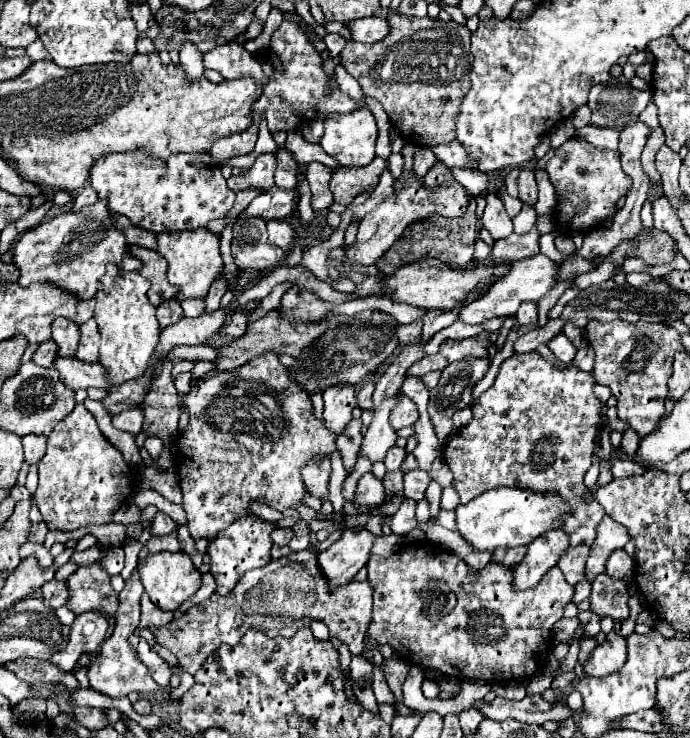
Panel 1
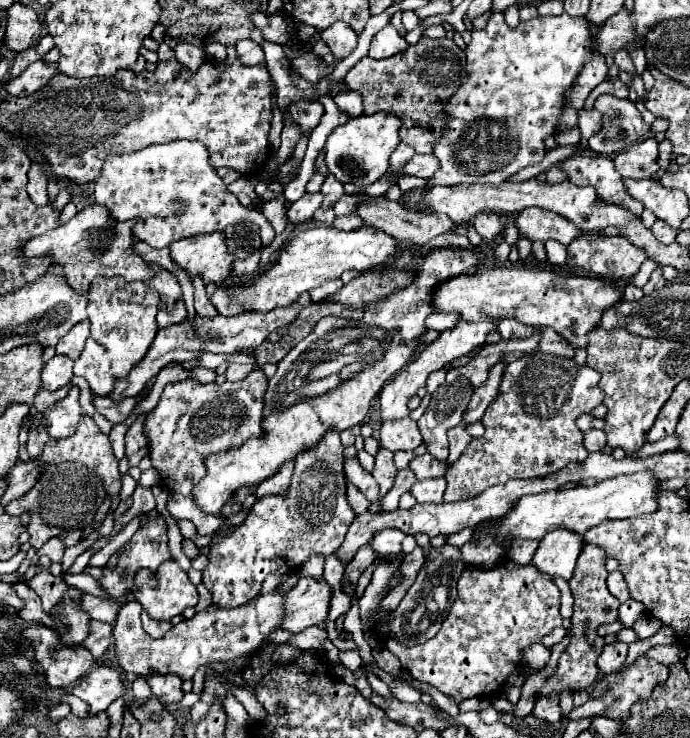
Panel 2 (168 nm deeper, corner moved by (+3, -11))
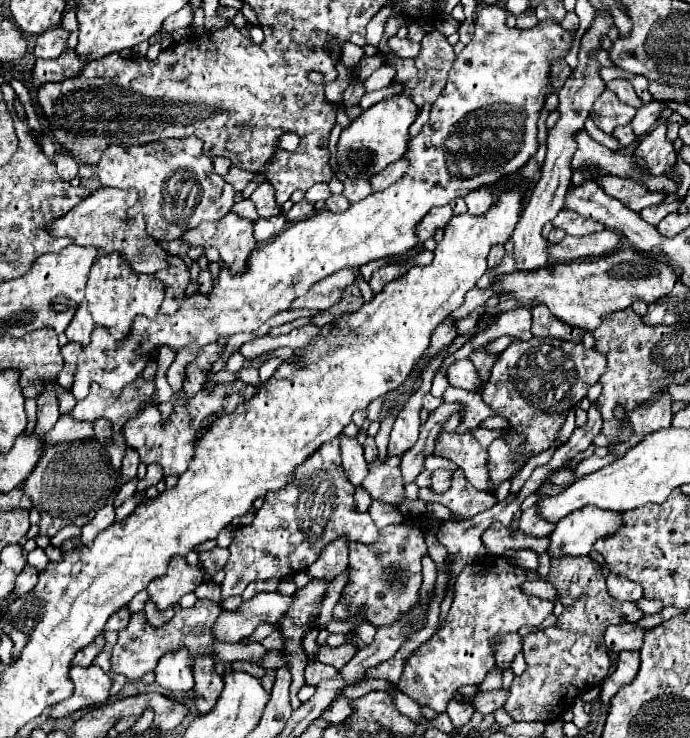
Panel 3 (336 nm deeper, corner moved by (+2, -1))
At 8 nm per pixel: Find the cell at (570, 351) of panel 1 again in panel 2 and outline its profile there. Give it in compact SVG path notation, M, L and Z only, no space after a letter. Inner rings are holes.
M540 327L540 341L538 341L538 349L544 353L554 353L554 355L562 355L562 357L574 357L574 349L572 345L558 335L556 331L552 331L552 327Z

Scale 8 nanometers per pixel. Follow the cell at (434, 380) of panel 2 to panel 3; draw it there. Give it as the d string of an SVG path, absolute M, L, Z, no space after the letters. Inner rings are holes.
M501 336L497 338L496 340L490 342L486 346L486 351L489 353L502 353L513 341L515 341L516 338L511 336Z

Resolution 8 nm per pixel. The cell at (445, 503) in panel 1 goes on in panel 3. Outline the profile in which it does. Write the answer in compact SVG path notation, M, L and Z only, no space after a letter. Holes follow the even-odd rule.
M339 537L321 551L321 557L313 565L309 565L307 571L315 579L335 579L339 573L347 569L347 561L349 561L349 541L345 537Z

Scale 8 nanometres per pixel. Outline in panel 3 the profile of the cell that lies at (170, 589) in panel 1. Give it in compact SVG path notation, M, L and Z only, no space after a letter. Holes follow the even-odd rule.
M173 557L165 577L151 581L147 593L157 609L169 609L183 595L195 591L201 583L203 583L203 573L197 567L189 565L185 557Z

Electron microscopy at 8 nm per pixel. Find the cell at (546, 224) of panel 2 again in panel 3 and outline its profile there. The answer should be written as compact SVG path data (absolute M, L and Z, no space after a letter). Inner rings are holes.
M561 209L561 213L553 219L553 227L559 227L563 229L567 235L591 235L591 233L597 233L597 231L603 231L605 227L597 221L589 221L589 219L583 219L581 215L569 211L569 209Z

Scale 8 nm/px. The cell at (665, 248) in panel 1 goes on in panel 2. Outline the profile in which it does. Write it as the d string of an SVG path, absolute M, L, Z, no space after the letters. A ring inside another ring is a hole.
M600 230L582 234L576 241L568 245L568 257L566 265L570 269L582 269L586 273L596 273L606 279L626 279L638 273L640 265L646 261L644 251L634 247L628 239L624 237L604 237Z

